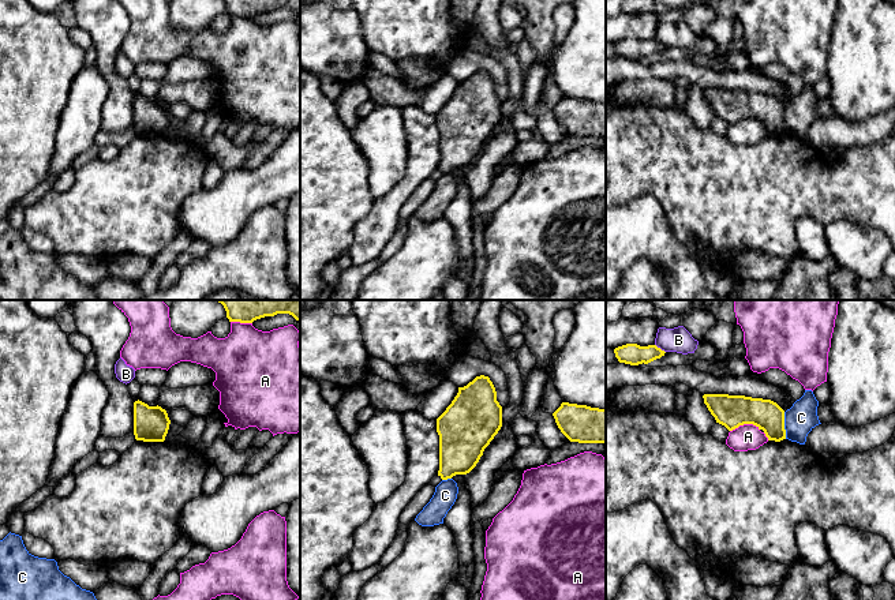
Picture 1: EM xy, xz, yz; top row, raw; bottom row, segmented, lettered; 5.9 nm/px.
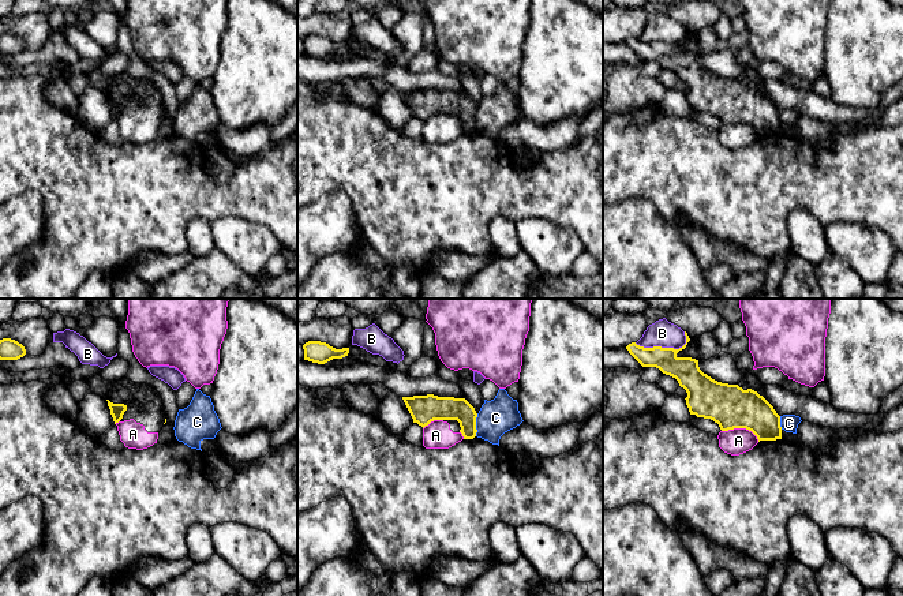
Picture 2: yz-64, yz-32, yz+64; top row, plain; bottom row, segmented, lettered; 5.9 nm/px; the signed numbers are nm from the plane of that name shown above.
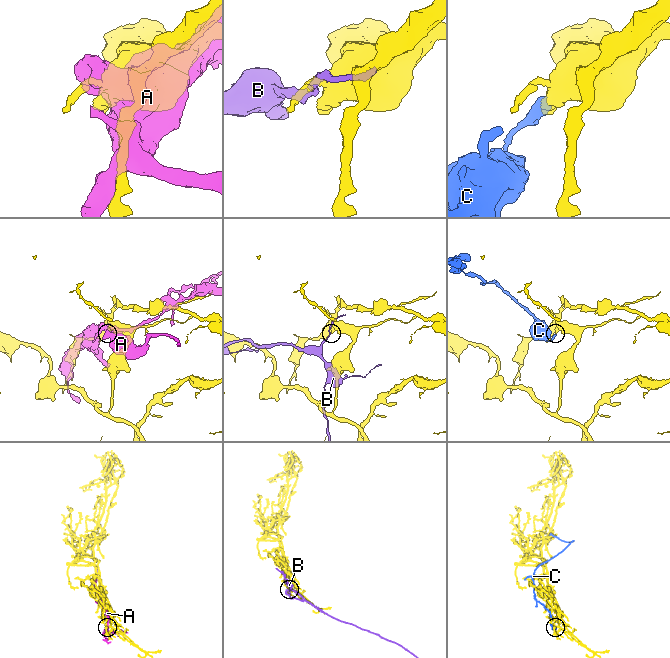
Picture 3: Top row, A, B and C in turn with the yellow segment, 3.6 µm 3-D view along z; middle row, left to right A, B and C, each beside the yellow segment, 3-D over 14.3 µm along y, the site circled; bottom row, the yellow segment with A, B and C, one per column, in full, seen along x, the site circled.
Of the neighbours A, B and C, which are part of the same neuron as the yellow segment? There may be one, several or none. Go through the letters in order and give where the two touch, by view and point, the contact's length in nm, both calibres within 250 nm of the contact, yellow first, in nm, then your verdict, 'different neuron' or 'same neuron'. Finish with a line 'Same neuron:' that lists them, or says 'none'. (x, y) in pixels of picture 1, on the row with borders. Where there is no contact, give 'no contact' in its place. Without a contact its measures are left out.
A: contact yz (744, 423); length 180 nm; calibres 190 and 160 nm; different neuron
B: contact yz (659, 348); length 80 nm; calibres 130 and 150 nm; different neuron
C: contact yz (783, 426); length 160 nm; calibres 180 and 180 nm; different neuron
Same neuron: none

